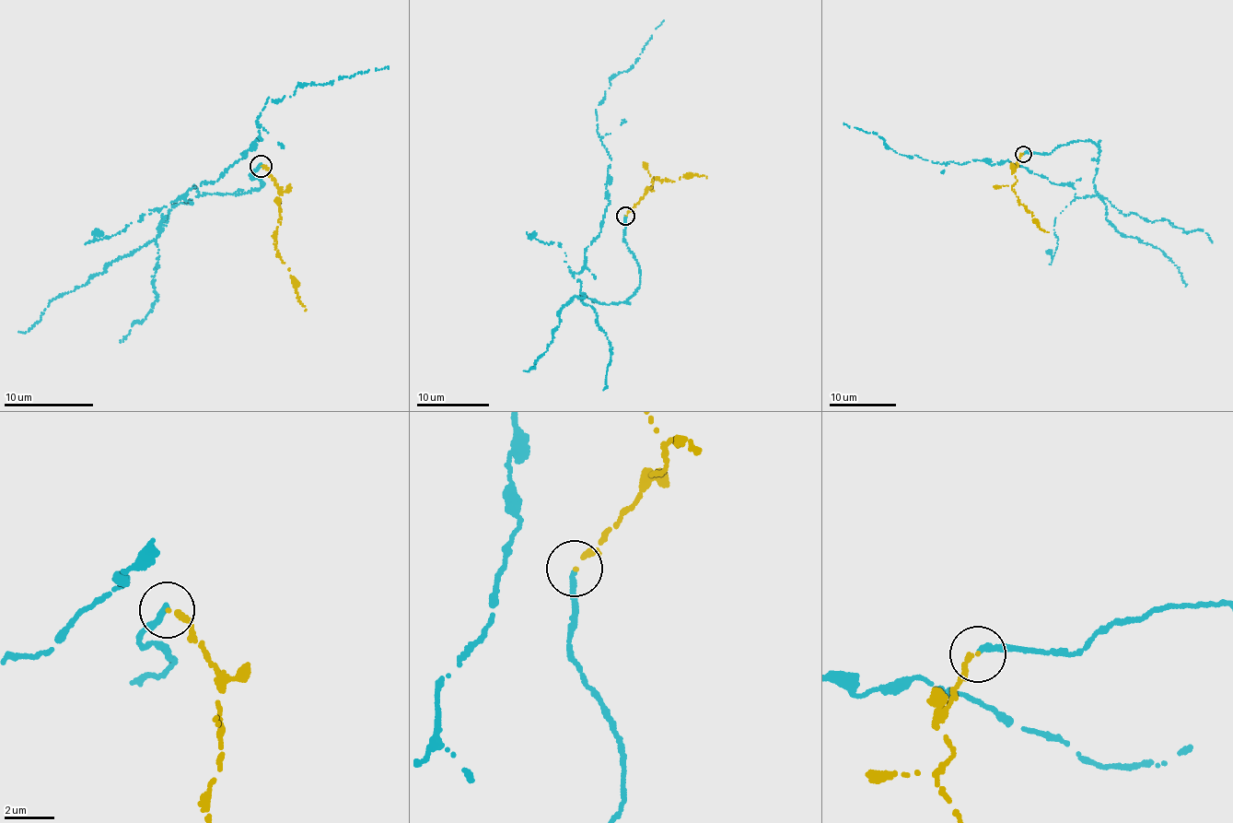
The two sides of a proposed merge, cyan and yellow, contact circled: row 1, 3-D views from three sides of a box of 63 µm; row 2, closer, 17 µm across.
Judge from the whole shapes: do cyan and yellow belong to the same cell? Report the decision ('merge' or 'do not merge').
do not merge

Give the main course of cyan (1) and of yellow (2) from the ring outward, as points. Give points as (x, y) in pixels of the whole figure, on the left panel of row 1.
1: (260, 165), (253, 191), (203, 193), (163, 221), (158, 212), (246, 157), (269, 98), (388, 68)
2: (260, 165), (277, 186), (280, 216), (275, 248), (305, 311)

